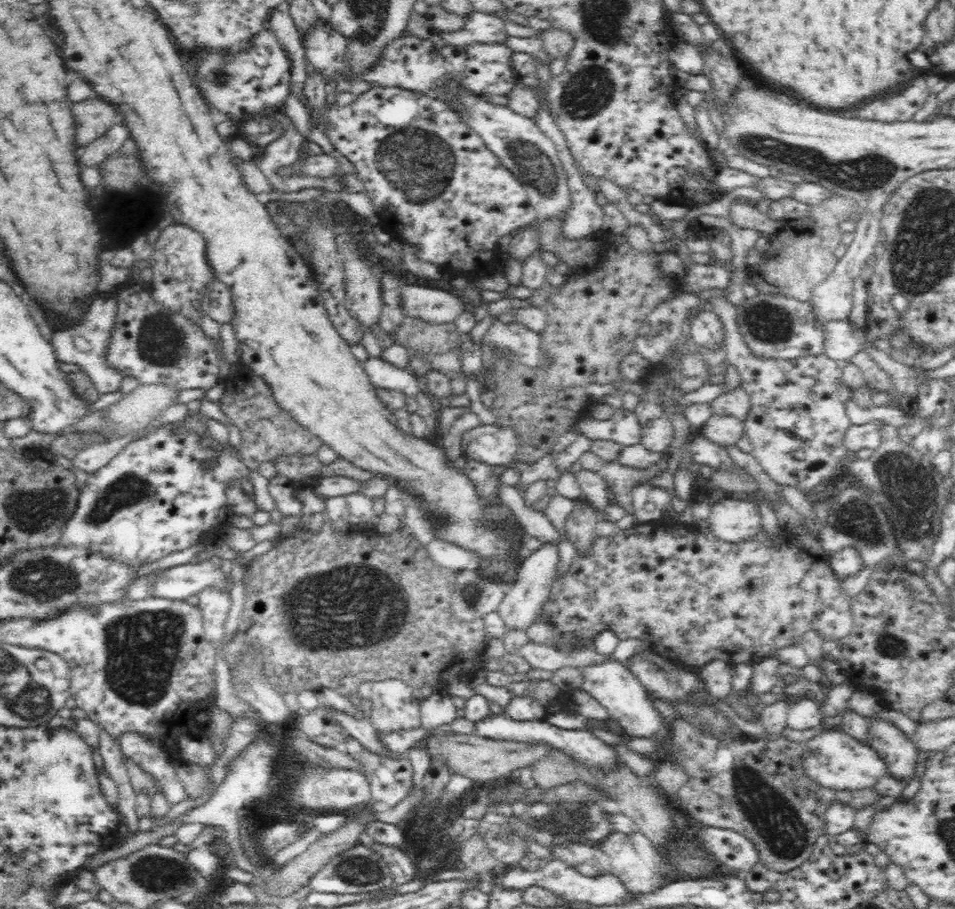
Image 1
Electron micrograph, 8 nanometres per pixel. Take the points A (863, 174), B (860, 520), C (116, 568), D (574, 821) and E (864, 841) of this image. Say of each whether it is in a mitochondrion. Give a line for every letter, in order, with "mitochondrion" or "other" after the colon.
A: mitochondrion
B: mitochondrion
C: other
D: mitochondrion
E: other

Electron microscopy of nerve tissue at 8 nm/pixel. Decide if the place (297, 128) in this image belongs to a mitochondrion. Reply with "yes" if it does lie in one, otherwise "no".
no

